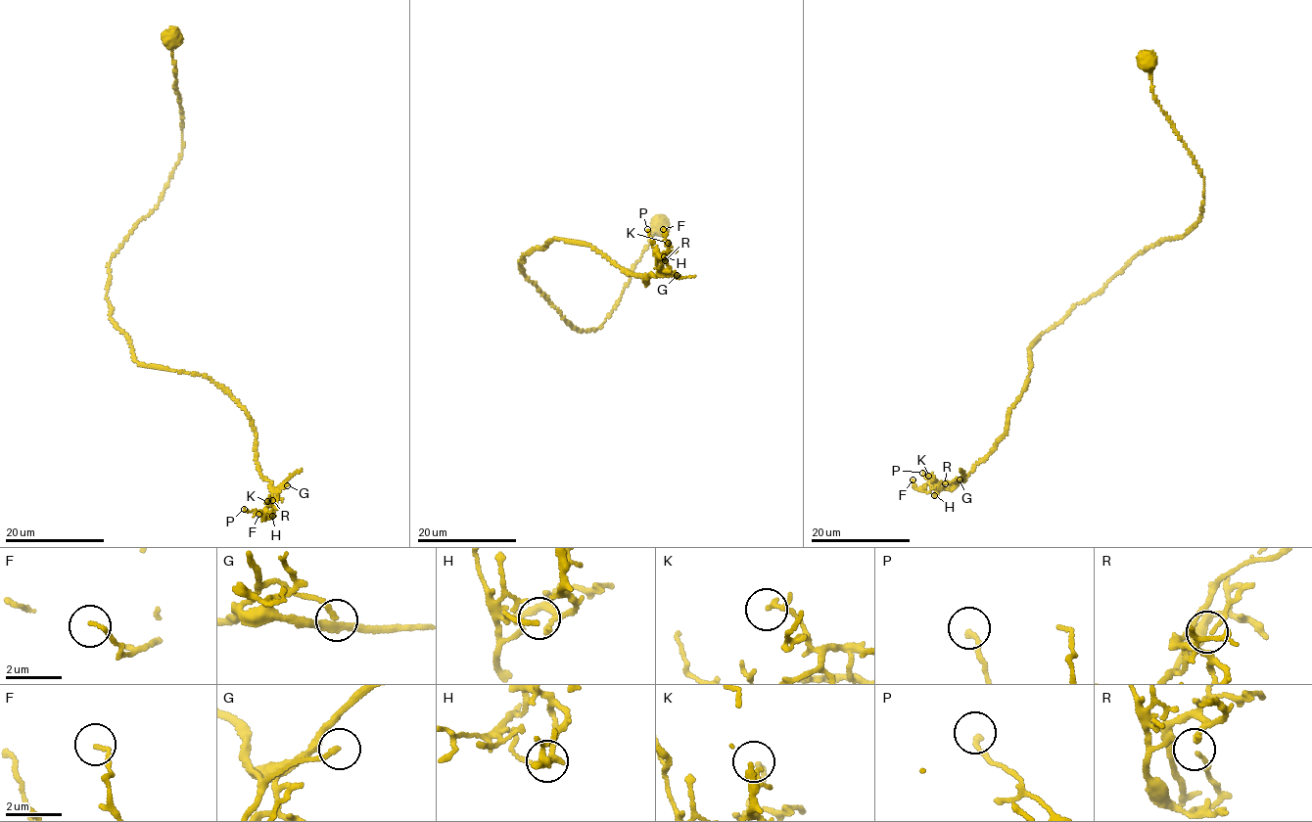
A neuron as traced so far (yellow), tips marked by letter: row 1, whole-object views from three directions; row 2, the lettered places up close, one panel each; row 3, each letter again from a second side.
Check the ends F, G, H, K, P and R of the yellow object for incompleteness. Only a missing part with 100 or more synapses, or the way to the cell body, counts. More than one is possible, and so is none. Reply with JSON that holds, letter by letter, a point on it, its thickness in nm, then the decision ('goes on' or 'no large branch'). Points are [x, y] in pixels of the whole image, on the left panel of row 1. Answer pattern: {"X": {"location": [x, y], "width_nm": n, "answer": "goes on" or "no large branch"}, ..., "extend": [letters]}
{"F": {"location": [258, 514], "width_nm": 130, "answer": "no large branch"}, "G": {"location": [287, 485], "width_nm": 180, "answer": "no large branch"}, "H": {"location": [272, 516], "width_nm": 150, "answer": "no large branch"}, "K": {"location": [267, 501], "width_nm": 160, "answer": "no large branch"}, "P": {"location": [244, 509], "width_nm": 160, "answer": "no large branch"}, "R": {"location": [272, 500], "width_nm": 130, "answer": "no large branch"}, "extend": []}

